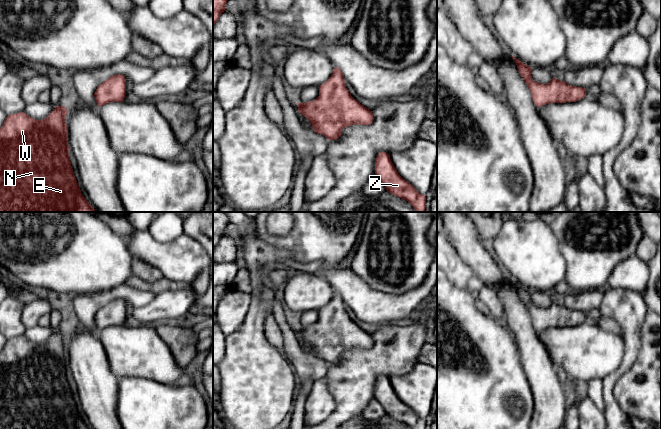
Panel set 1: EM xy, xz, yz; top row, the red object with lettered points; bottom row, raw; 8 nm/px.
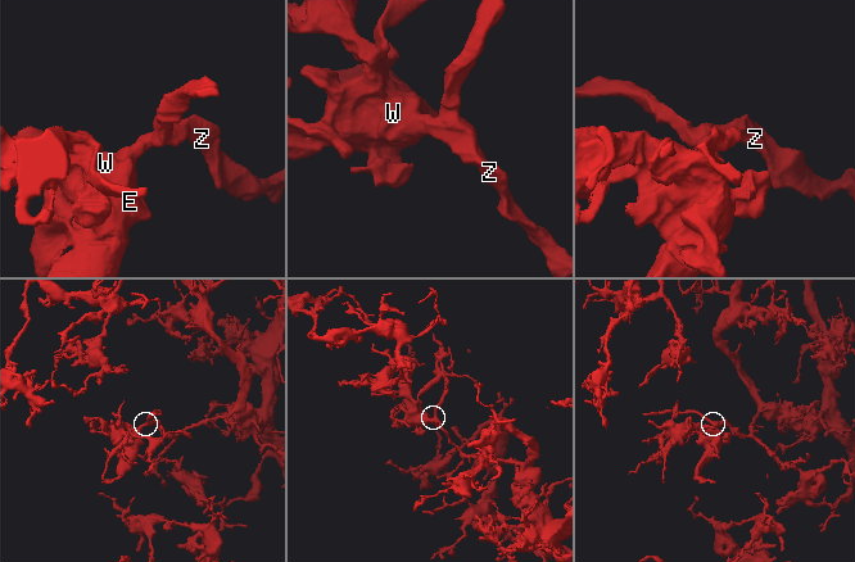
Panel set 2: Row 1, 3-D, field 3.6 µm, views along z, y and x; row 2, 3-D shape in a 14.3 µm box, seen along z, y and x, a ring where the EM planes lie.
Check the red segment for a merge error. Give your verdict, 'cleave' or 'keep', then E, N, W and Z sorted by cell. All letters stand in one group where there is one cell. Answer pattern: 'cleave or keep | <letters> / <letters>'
keep | E N W Z

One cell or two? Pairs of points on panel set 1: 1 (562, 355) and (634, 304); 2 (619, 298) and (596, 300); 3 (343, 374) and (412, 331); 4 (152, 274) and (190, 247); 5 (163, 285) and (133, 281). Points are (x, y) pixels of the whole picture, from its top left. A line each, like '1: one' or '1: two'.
1: two
2: two
3: one
4: two
5: one

